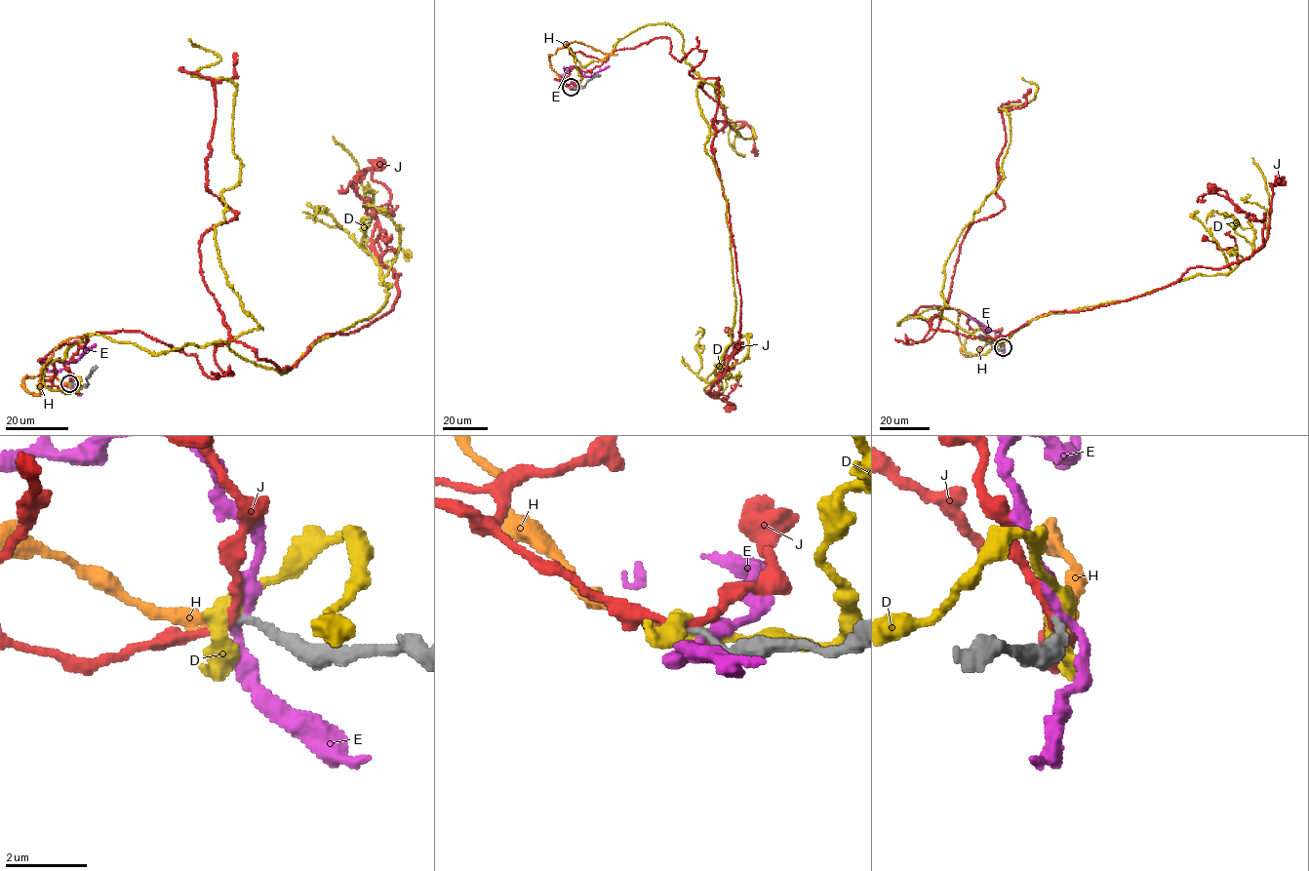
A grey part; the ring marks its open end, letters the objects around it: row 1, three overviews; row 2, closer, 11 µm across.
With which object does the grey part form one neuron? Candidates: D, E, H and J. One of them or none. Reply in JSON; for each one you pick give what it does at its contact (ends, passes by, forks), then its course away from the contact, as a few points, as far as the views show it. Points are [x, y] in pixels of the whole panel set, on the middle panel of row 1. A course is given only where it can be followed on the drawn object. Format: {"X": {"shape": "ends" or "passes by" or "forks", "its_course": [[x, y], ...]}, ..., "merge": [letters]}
{"H": {"shape": "ends", "its_course": [[571, 88], [552, 68], [550, 55], [566, 44], [580, 42], [604, 54], [617, 55]]}, "merge": ["H"]}

